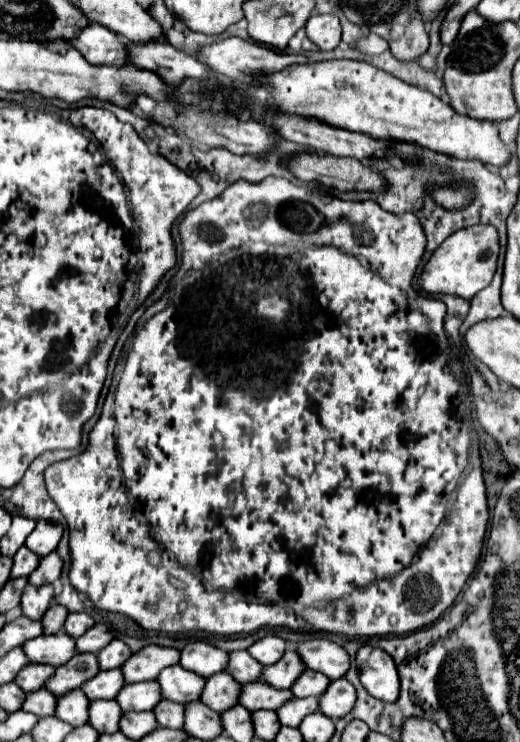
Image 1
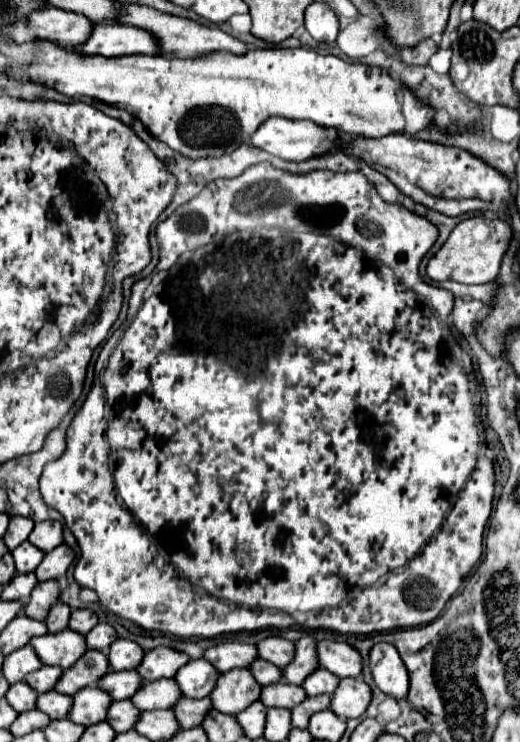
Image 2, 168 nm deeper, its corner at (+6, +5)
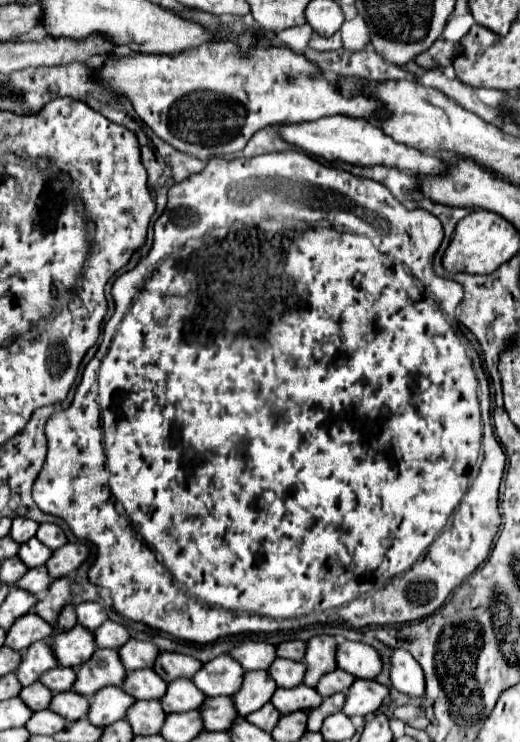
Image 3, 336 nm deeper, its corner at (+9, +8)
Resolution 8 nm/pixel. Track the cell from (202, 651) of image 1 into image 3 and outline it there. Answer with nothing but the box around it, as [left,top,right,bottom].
[229,642,275,670]

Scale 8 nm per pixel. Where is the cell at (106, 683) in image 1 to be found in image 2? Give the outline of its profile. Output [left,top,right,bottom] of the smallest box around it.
[98,671,144,699]

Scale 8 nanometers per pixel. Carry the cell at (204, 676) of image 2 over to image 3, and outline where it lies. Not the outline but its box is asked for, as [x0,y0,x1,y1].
[191,654,245,696]

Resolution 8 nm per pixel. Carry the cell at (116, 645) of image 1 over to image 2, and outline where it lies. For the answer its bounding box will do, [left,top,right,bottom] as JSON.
[108,639,144,671]

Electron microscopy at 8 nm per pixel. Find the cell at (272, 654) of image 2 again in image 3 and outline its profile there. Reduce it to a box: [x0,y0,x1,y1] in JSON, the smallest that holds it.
[277,640,305,660]

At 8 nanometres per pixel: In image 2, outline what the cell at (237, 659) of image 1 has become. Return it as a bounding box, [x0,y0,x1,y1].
[250,659,282,685]

